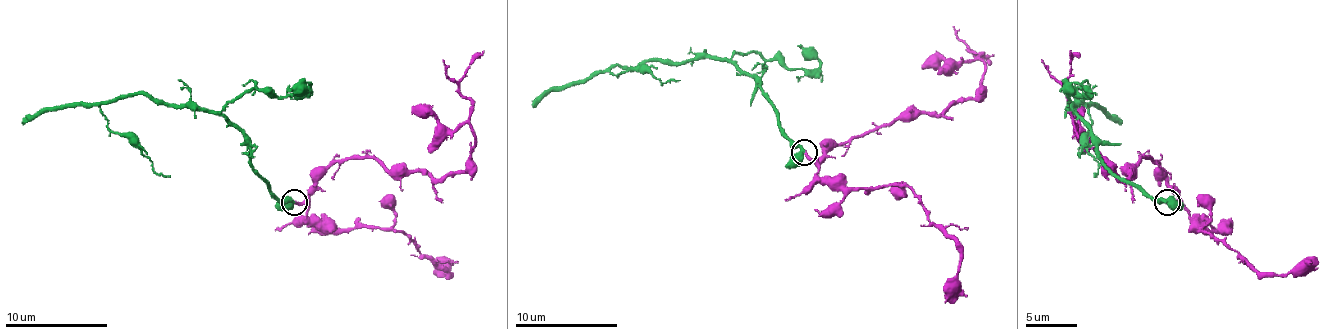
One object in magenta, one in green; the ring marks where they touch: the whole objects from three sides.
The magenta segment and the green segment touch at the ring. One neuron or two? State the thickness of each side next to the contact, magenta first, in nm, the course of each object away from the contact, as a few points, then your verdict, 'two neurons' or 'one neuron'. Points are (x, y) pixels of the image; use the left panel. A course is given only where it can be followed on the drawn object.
260/440 nm | magenta via (295, 203), (343, 159), (371, 157), (389, 172), (435, 180), (461, 172), (474, 136), (458, 80), (484, 49) | green via (295, 203), (264, 182), (249, 141), (223, 116), (144, 93), (105, 101), (108, 126), (169, 177) | one neuron

